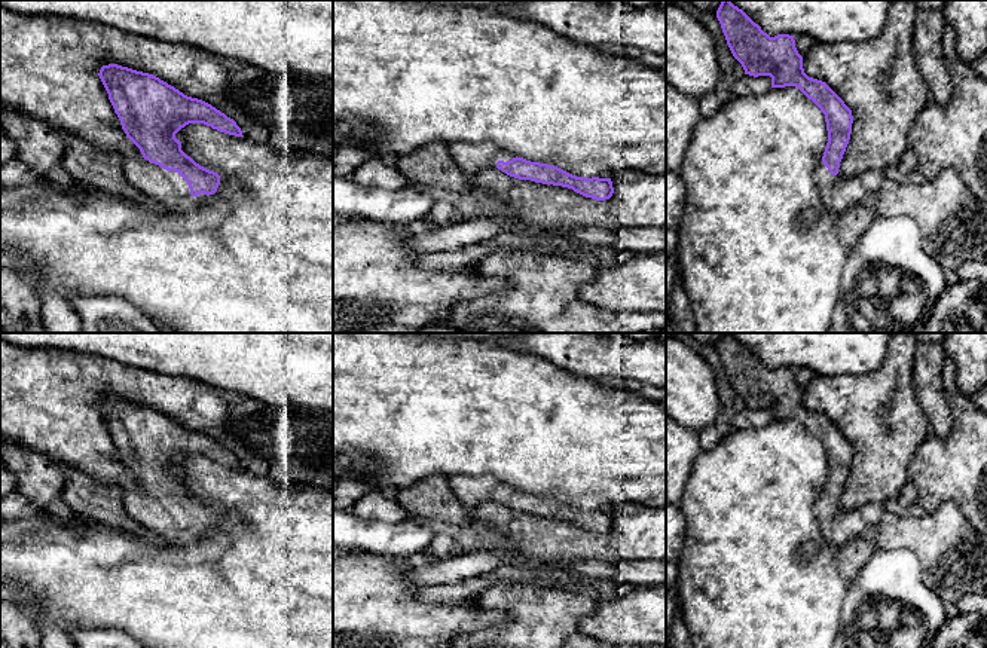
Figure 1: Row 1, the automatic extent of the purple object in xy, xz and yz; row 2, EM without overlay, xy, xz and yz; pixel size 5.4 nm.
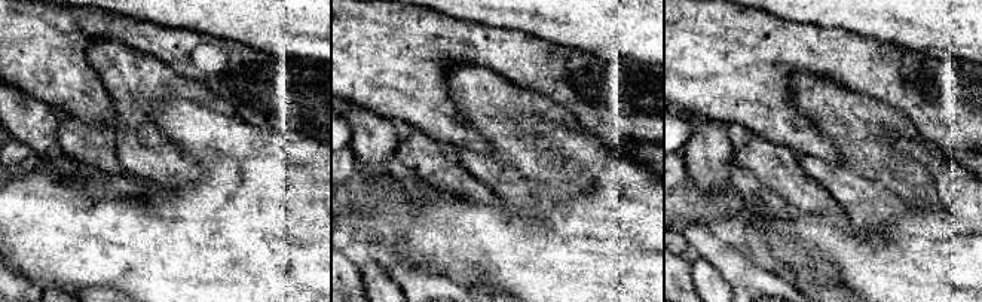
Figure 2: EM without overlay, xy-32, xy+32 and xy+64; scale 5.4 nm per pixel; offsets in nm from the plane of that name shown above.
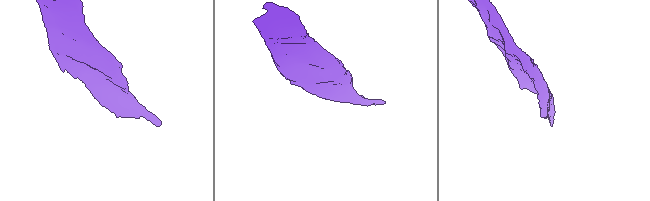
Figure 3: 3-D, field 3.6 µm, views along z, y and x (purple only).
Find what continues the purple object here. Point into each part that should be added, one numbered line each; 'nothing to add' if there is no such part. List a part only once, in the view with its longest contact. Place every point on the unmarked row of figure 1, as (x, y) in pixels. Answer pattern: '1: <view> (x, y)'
1: xy (168, 522)

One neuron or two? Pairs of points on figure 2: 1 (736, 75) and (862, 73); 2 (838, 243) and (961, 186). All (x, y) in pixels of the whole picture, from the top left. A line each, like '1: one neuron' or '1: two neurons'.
1: one neuron
2: one neuron

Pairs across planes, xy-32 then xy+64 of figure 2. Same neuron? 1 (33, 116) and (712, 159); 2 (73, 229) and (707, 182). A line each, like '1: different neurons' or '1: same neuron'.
1: same neuron
2: different neurons

